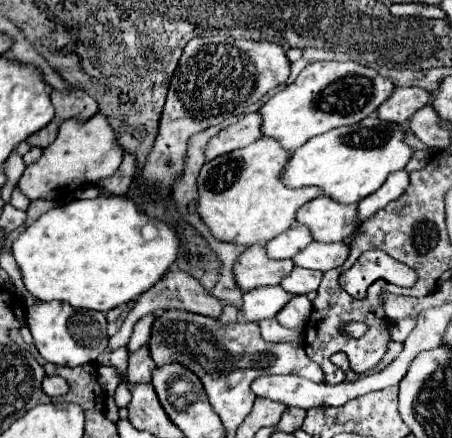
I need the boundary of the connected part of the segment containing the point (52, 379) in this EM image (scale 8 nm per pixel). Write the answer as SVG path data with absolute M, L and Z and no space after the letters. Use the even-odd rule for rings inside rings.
M44 376L44 382L42 382L42 388L48 396L62 396L68 392L68 384L64 378L60 376Z

